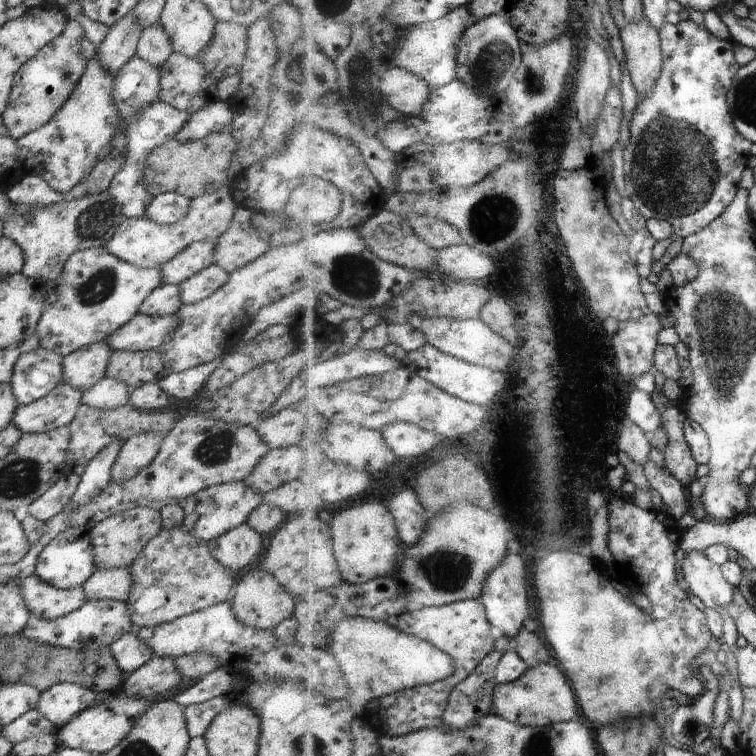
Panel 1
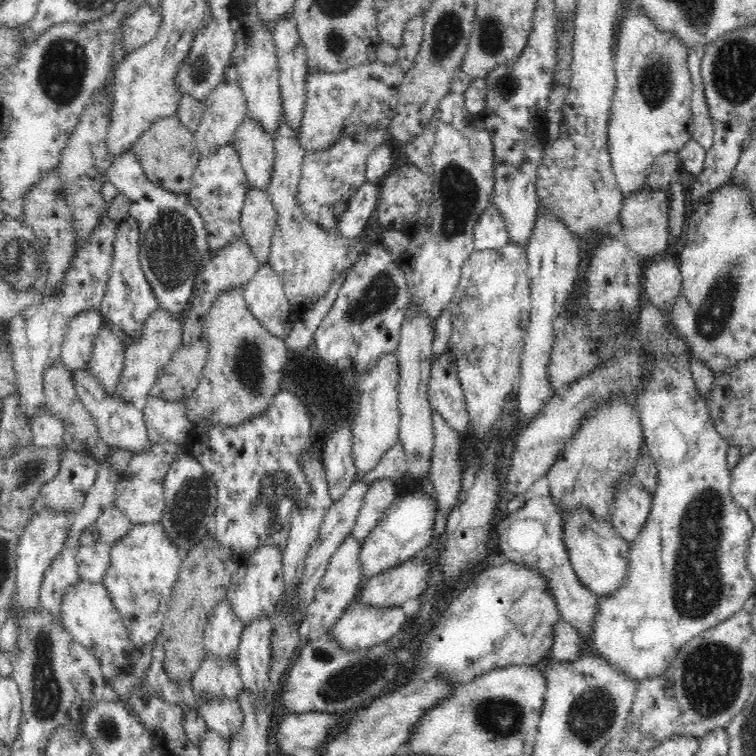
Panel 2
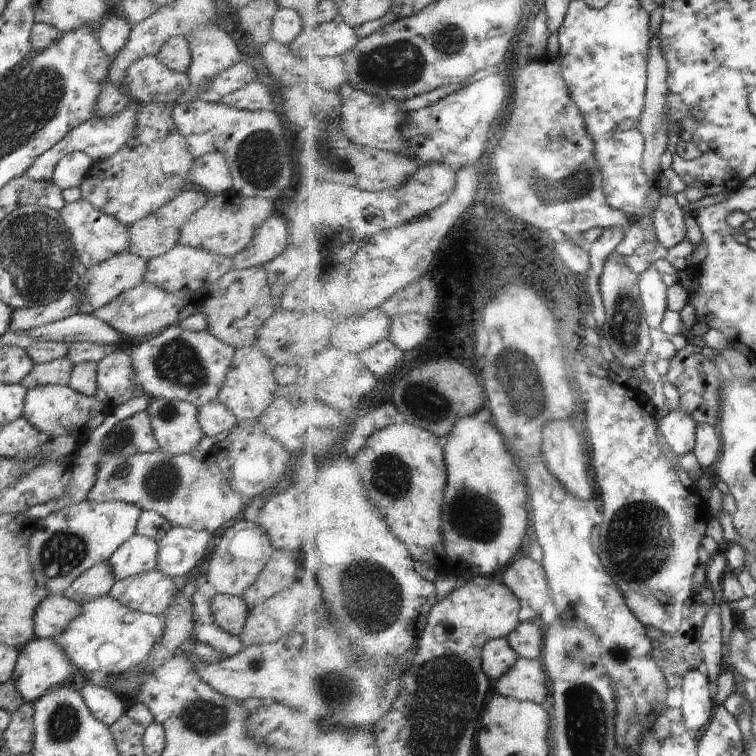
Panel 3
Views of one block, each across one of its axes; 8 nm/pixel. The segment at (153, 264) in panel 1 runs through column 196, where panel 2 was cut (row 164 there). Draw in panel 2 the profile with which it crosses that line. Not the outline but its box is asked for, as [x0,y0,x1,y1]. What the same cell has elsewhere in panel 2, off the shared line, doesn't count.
[187,144,252,253]

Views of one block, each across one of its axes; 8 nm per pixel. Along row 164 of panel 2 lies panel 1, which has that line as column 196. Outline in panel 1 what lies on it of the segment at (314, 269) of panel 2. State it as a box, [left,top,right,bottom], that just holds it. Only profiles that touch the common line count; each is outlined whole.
[179,264,228,304]

